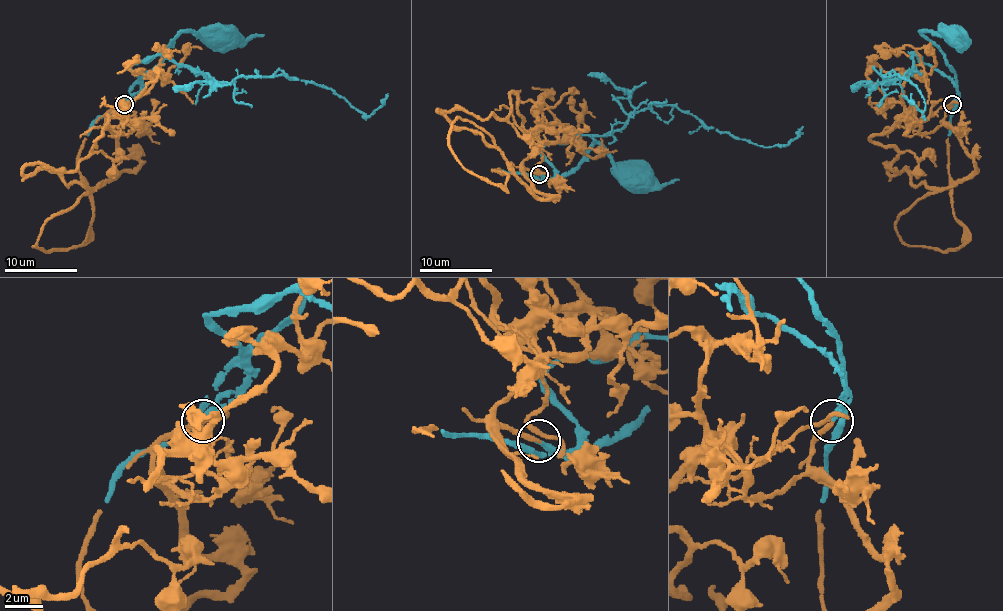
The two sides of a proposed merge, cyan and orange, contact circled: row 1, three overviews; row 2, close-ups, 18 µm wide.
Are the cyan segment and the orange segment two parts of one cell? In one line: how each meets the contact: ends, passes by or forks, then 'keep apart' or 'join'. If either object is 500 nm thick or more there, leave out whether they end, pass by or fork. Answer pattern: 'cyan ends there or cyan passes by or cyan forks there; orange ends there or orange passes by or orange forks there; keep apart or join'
cyan ends there; orange forks there; join

